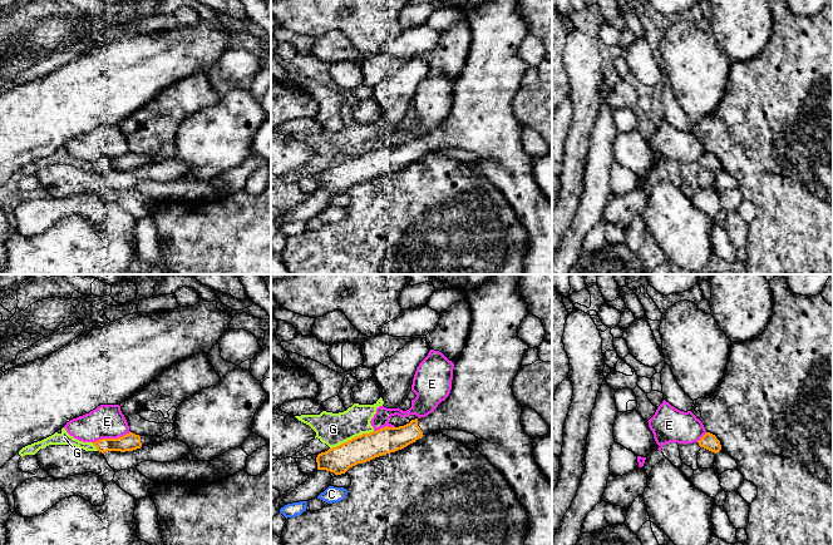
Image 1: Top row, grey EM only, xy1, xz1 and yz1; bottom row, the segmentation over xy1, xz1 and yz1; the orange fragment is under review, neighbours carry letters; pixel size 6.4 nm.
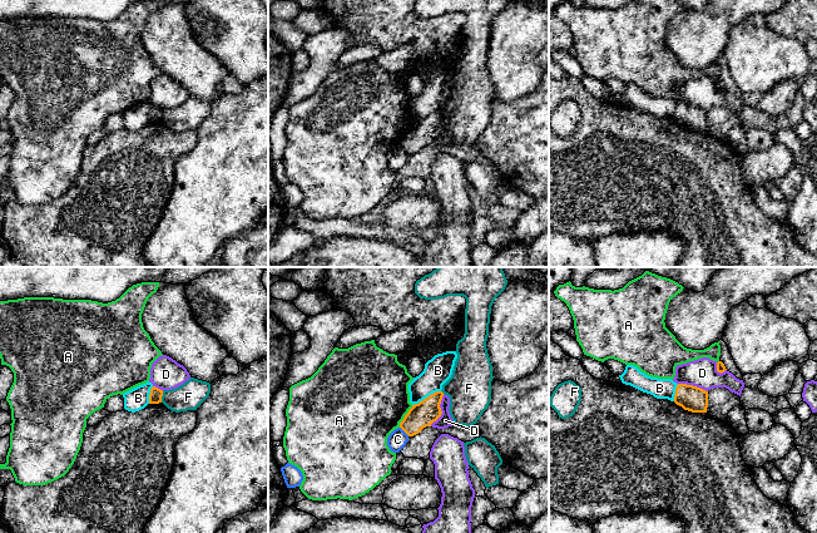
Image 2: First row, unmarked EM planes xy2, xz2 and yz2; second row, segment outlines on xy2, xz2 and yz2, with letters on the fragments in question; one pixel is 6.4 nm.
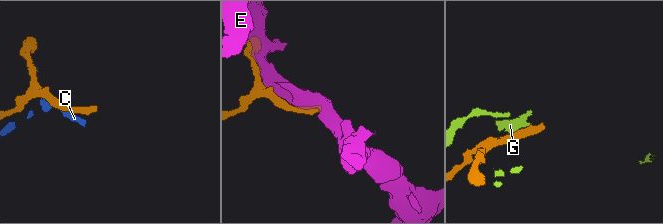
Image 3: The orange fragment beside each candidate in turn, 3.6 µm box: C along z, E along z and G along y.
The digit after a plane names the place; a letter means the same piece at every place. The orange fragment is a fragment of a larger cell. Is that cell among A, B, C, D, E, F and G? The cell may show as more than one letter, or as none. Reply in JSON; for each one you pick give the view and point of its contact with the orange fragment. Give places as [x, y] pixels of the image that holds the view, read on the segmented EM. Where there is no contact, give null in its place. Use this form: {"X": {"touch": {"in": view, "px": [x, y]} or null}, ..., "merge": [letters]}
{"merge": []}

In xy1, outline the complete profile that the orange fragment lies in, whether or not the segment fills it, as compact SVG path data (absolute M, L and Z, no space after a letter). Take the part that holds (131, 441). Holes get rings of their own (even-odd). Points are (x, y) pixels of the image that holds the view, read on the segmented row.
M129 432L118 439L102 439L92 444L97 447L99 452L104 454L107 451L133 451L141 449L142 446L152 445L159 441L159 436L139 436Z

